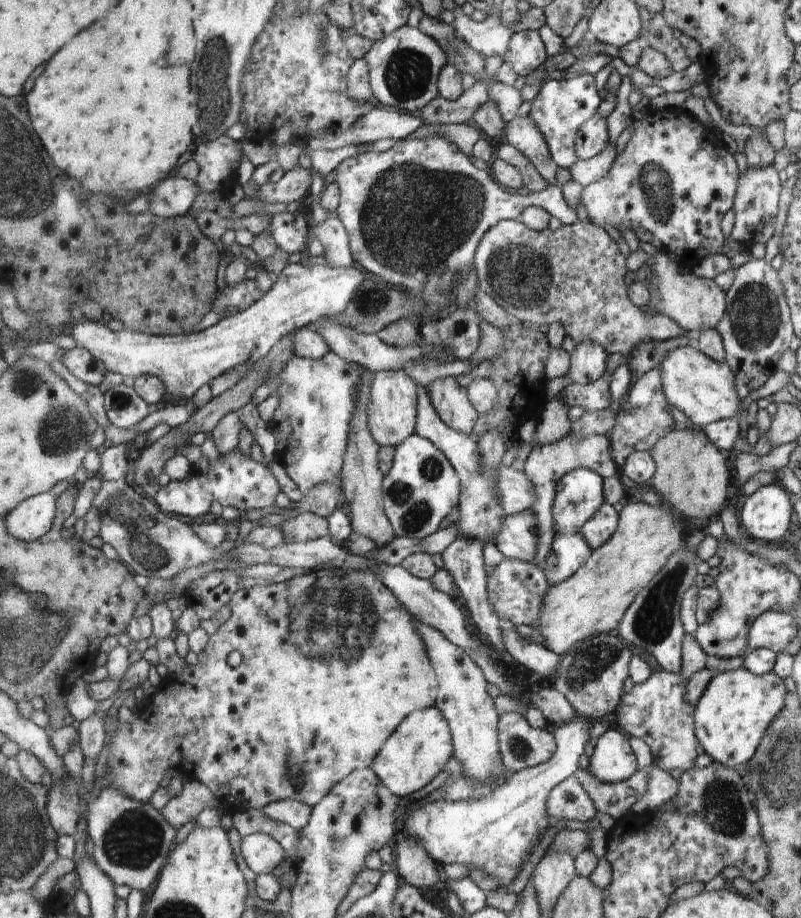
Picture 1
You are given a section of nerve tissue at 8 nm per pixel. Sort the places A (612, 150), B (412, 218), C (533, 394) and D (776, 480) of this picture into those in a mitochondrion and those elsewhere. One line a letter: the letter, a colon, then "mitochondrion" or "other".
A: other
B: mitochondrion
C: other
D: other

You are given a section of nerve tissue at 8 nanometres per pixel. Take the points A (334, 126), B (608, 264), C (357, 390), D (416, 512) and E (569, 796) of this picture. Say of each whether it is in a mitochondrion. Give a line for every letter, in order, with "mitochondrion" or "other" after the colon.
A: other
B: other
C: other
D: mitochondrion
E: mitochondrion

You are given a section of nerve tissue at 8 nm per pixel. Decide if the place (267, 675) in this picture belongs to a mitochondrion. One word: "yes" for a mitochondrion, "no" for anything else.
no

